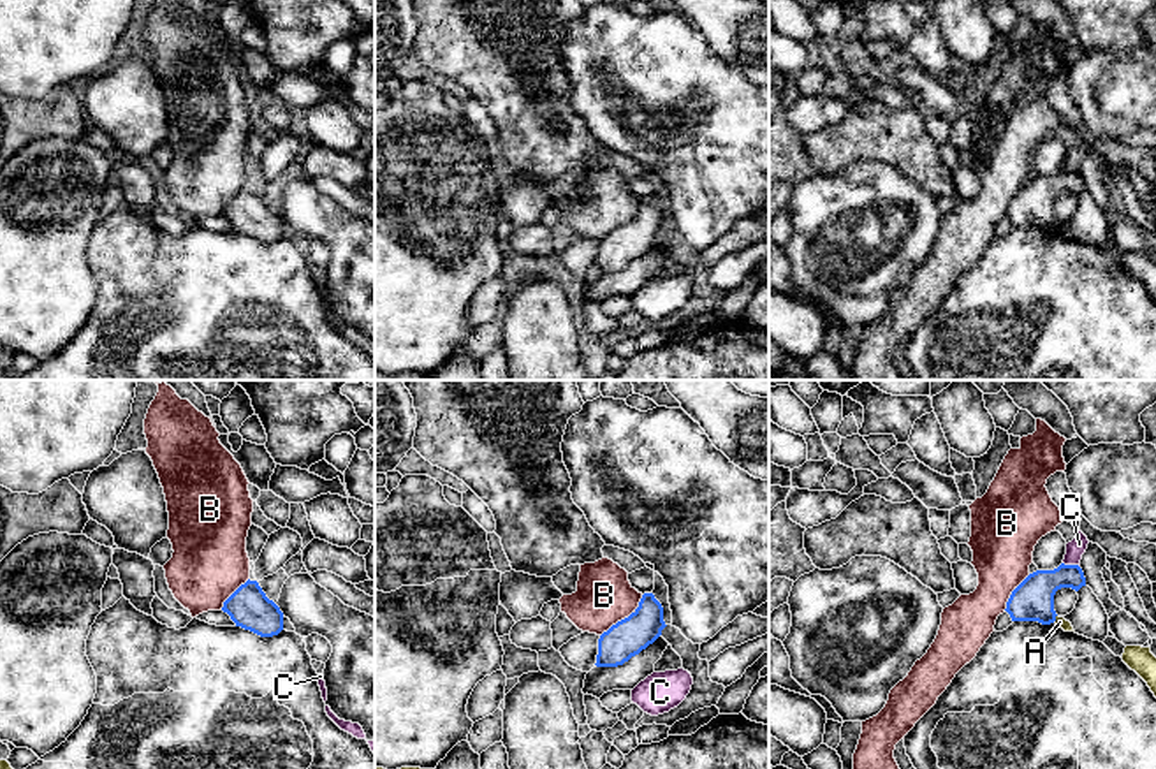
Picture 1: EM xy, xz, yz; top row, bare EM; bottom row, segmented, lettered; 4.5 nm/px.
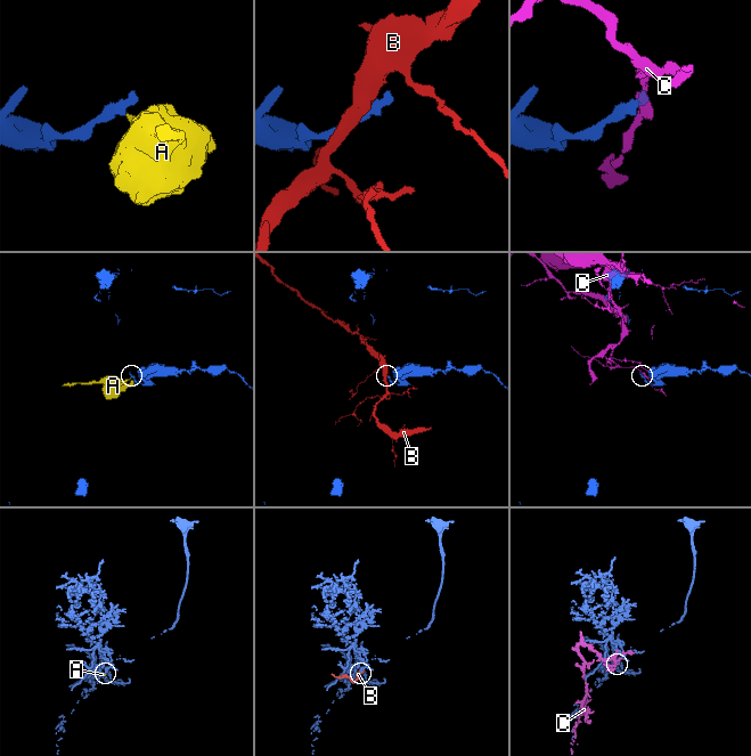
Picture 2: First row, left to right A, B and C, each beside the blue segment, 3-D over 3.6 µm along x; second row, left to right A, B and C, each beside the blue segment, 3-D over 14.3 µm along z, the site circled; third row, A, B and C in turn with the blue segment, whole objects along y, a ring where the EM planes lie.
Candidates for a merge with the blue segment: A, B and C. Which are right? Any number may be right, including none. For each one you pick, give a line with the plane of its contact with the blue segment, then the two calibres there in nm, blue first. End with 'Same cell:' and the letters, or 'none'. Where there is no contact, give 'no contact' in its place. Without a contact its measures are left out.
Same cell: none

